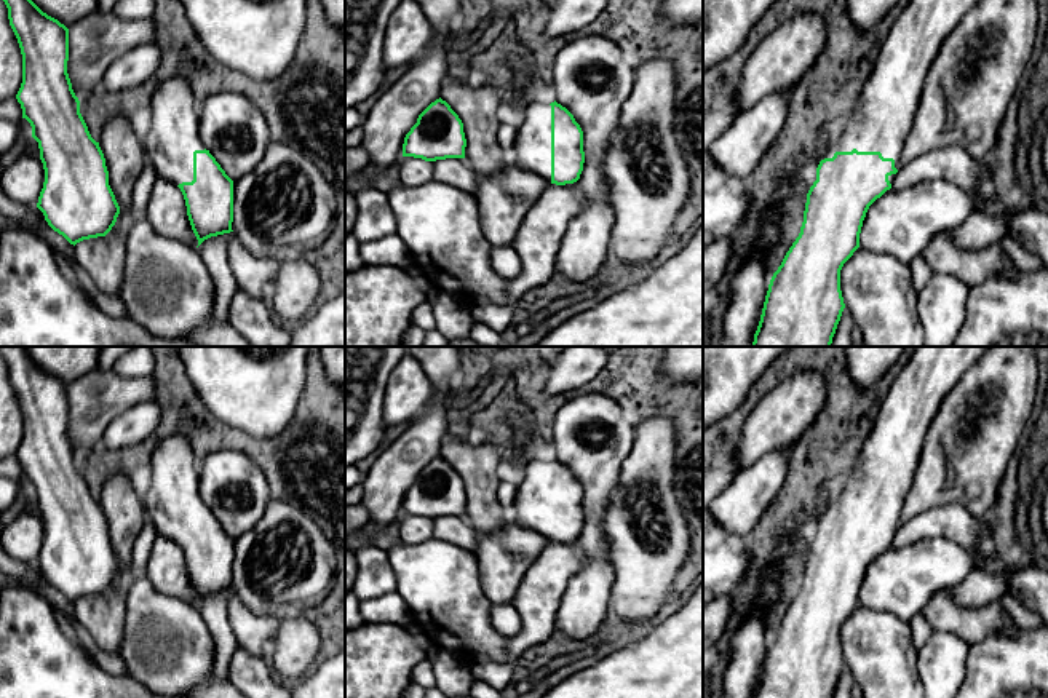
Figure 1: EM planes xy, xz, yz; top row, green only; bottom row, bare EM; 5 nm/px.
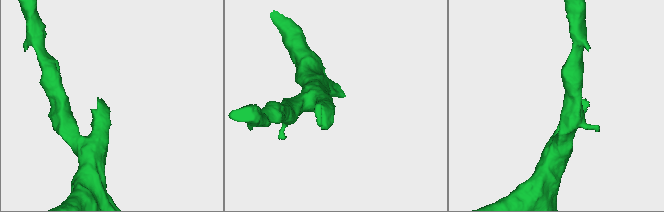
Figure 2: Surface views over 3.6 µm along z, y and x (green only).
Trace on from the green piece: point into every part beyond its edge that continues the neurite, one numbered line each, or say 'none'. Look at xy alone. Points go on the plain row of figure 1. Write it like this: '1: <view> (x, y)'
1: xy (173, 495)

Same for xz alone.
1: xz (532, 507)

